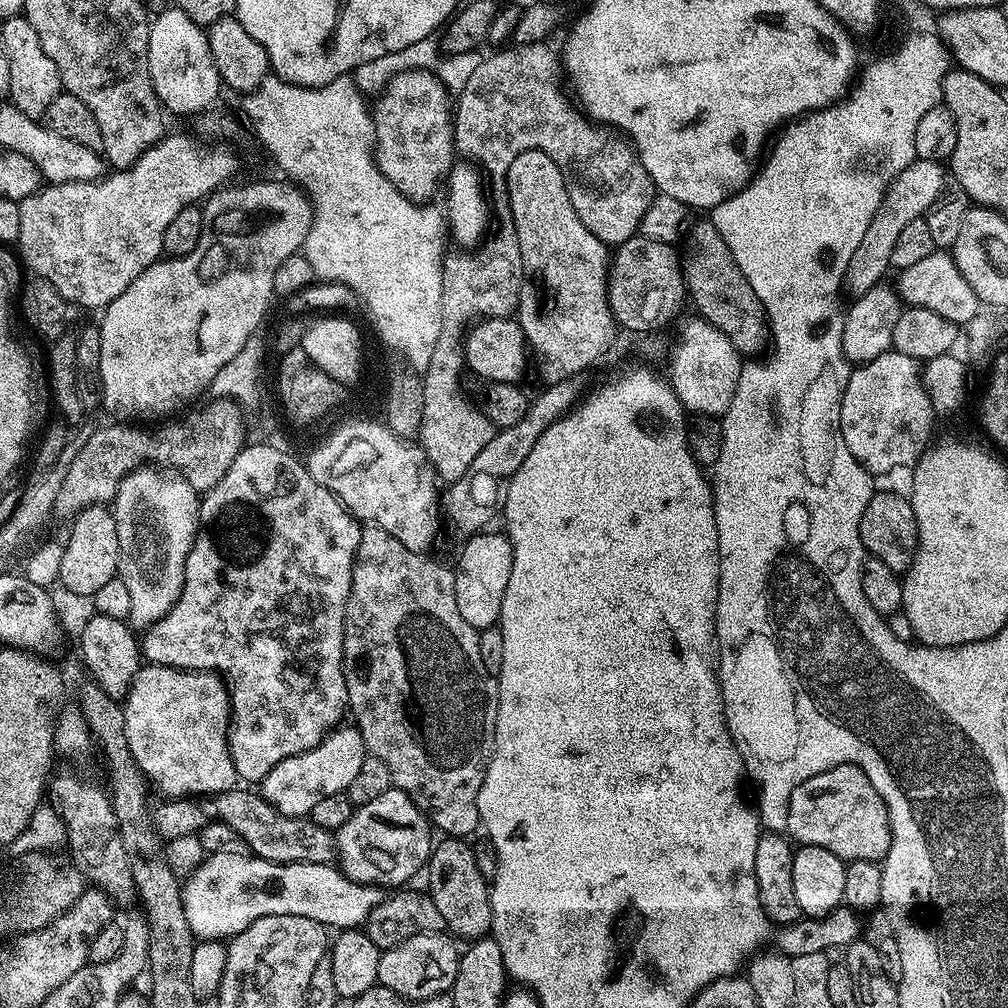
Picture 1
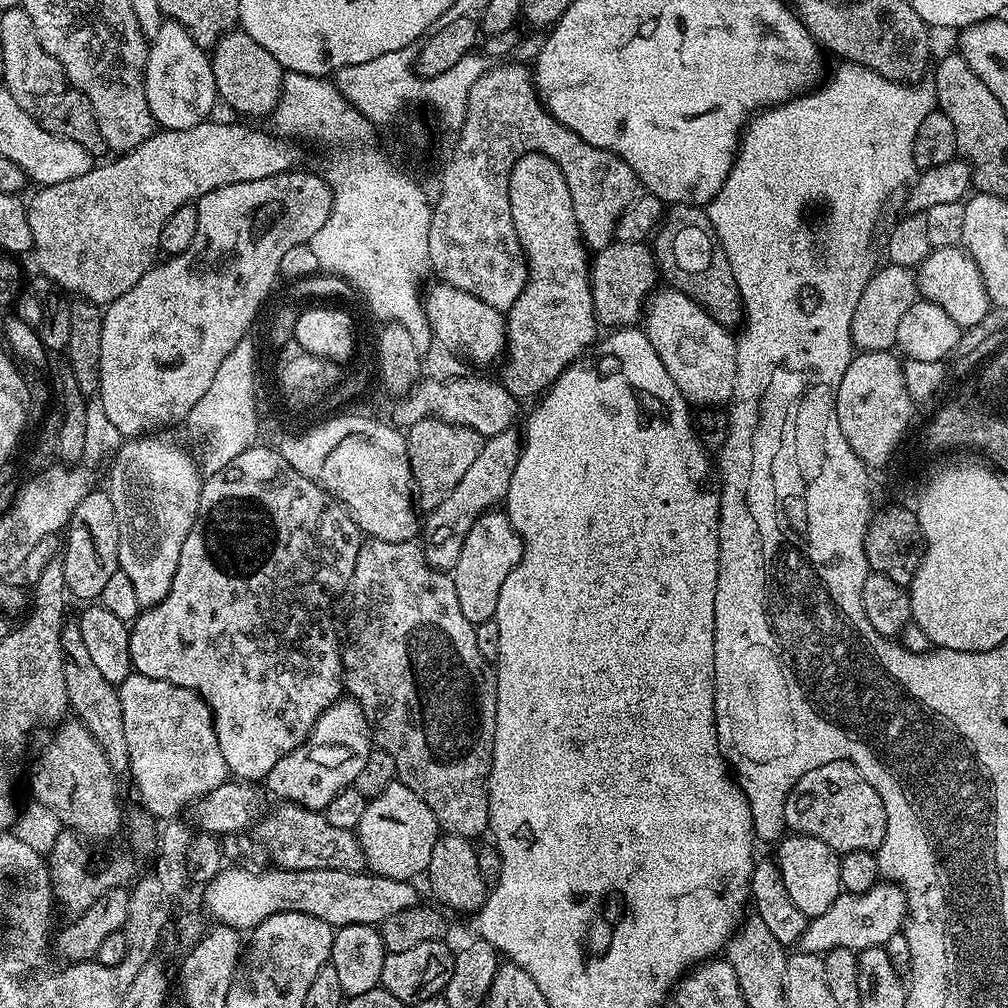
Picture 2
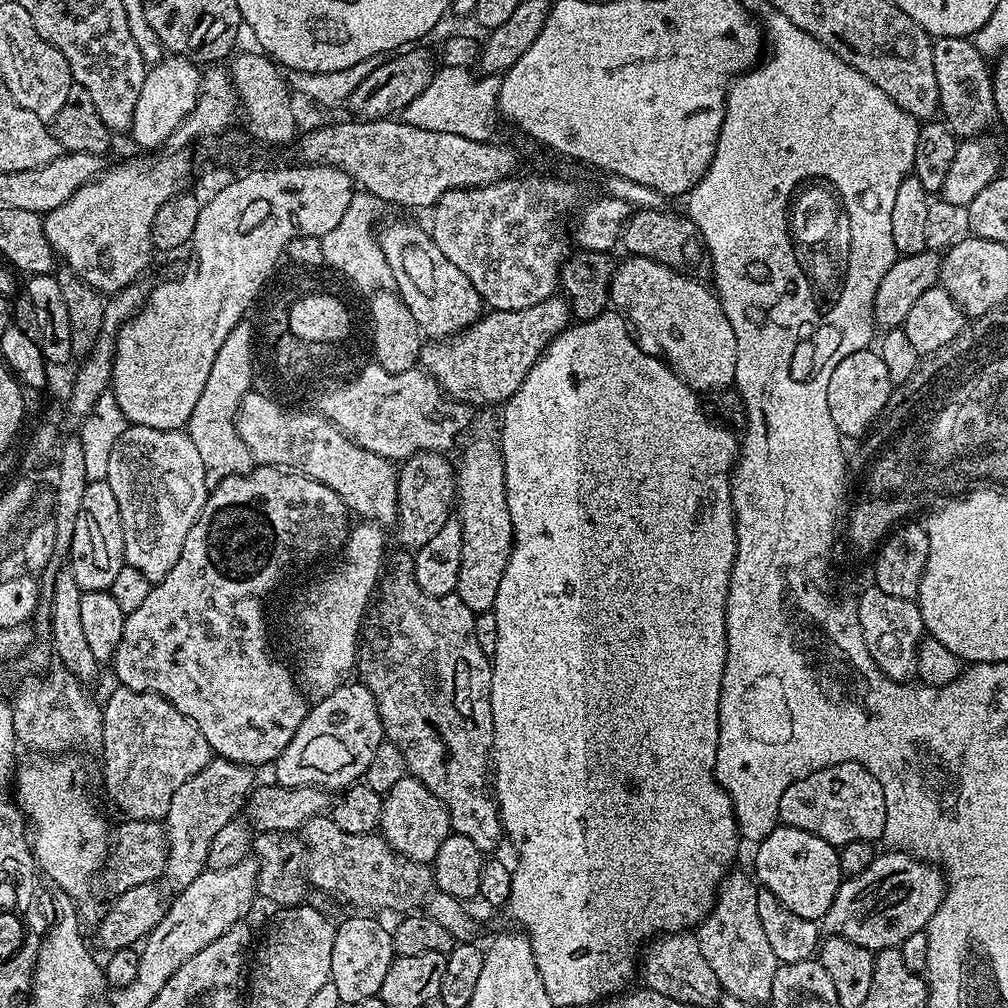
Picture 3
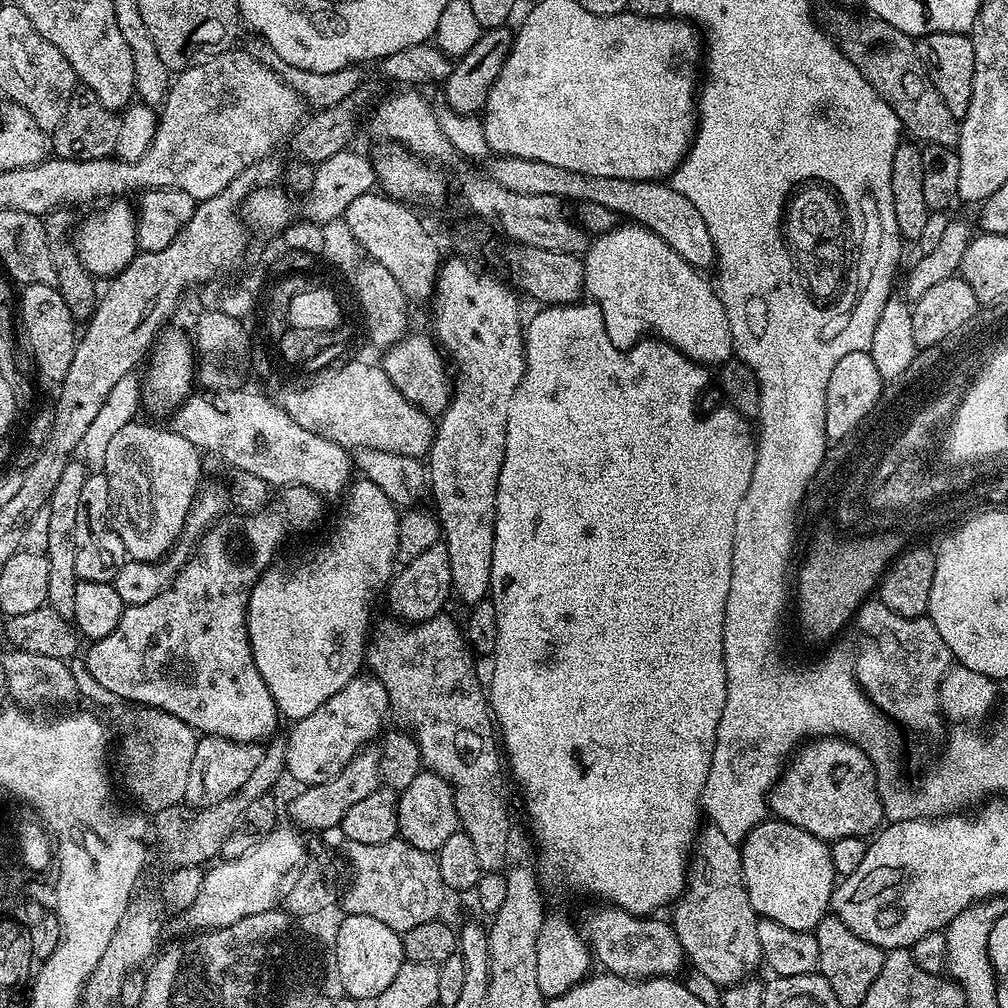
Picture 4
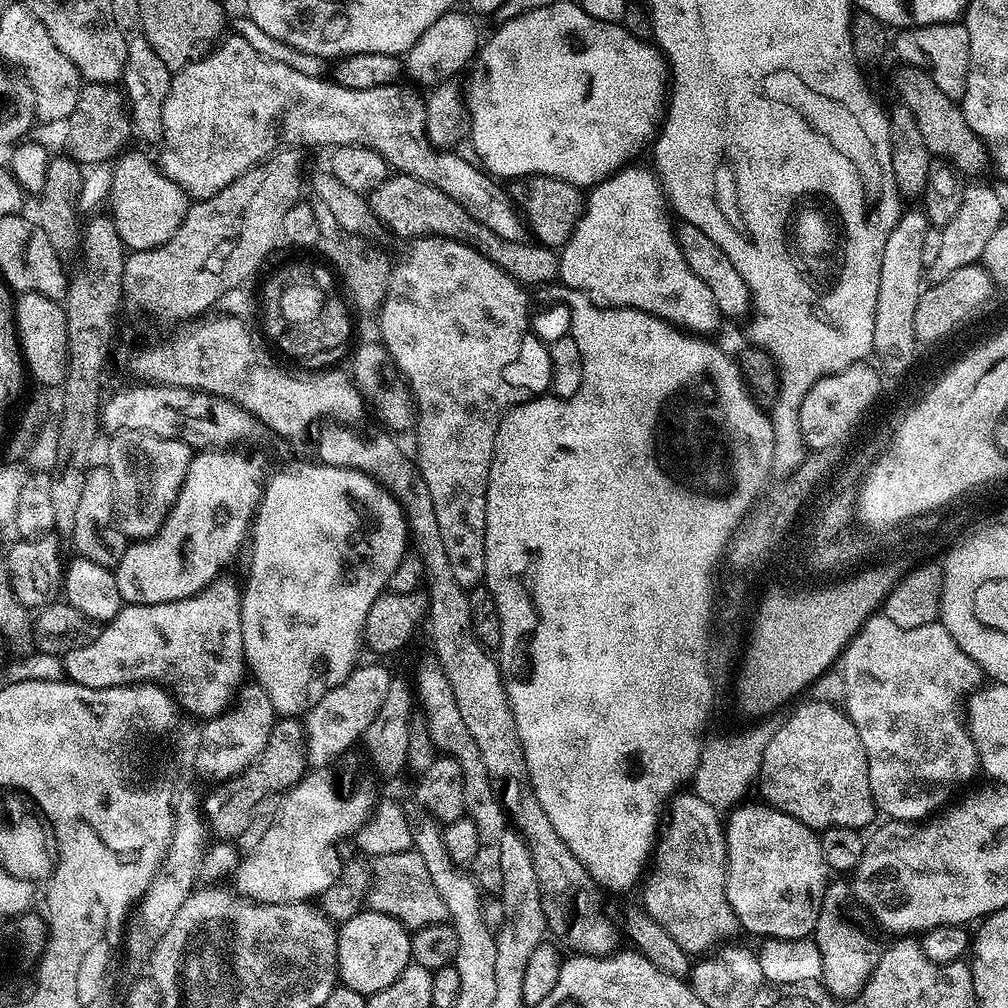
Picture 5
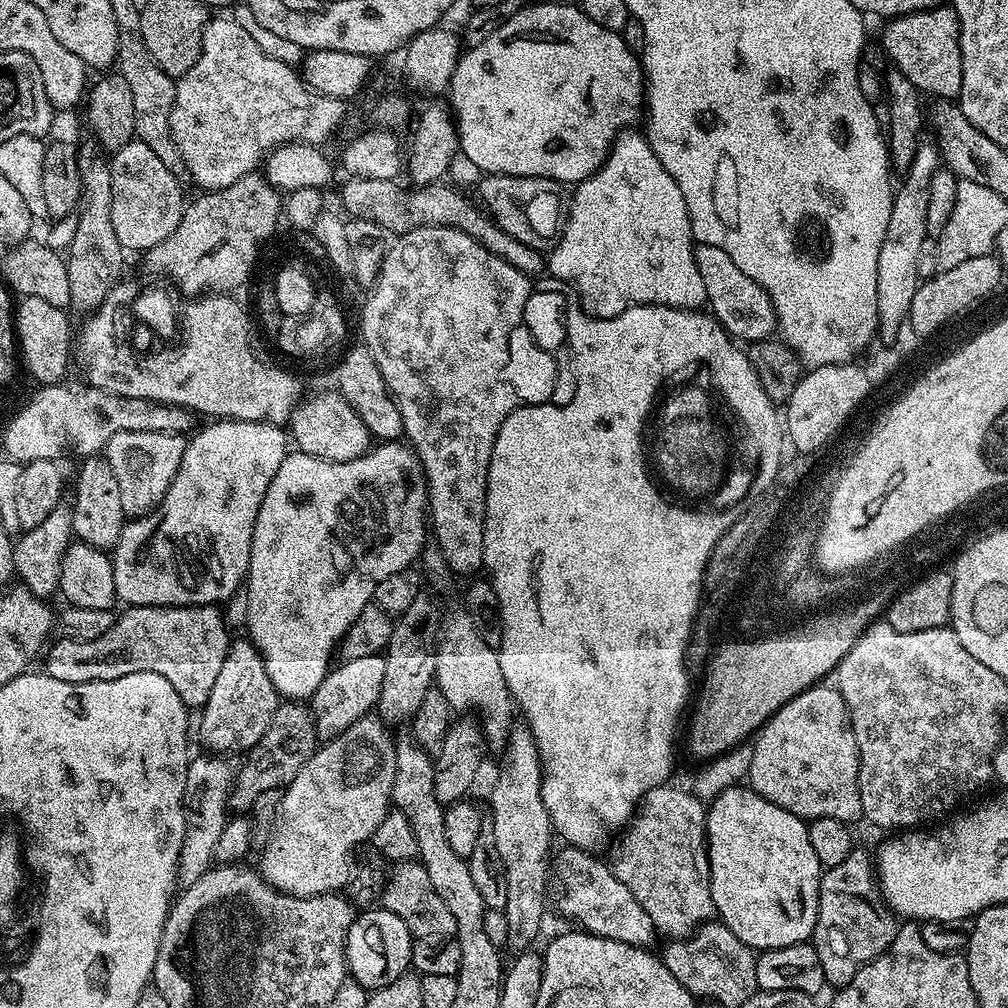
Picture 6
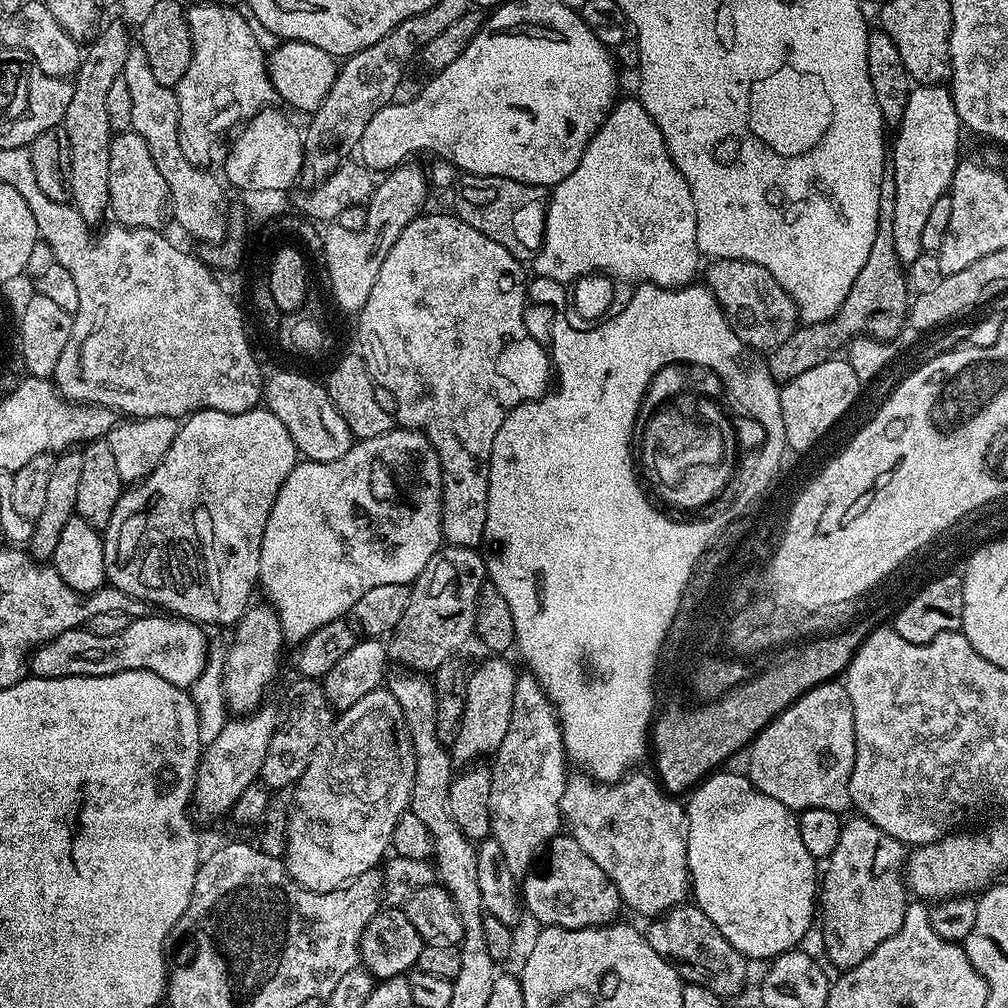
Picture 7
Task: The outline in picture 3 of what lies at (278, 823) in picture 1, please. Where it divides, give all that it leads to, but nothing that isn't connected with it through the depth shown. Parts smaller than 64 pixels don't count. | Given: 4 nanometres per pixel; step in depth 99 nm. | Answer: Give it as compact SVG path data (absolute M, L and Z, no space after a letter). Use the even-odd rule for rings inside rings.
M325 814L310 818L302 829L302 839L306 849L306 876L326 892L341 896L350 904L357 904L357 909L389 908L399 914L412 914L427 901L434 888L432 869L429 865L419 864L402 854L398 854L379 834L346 834L333 822L331 815Z

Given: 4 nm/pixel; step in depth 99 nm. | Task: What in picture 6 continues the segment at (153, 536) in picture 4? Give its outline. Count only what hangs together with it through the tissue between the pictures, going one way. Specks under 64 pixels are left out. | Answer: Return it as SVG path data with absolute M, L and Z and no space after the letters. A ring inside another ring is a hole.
M126 430L110 438L106 455L118 478L118 494L122 497L125 517L144 516L160 503L174 474L178 472L187 445L188 440L179 432Z

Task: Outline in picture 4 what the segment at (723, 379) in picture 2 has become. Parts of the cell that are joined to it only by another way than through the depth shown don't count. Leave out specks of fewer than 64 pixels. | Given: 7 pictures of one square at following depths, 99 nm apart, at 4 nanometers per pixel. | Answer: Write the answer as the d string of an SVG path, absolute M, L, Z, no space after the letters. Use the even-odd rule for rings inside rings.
M621 222L616 228L597 235L583 253L584 291L591 303L602 310L606 334L615 348L627 350L649 336L674 346L686 359L705 366L719 366L733 359L732 335L720 293L703 280L658 234L635 222Z

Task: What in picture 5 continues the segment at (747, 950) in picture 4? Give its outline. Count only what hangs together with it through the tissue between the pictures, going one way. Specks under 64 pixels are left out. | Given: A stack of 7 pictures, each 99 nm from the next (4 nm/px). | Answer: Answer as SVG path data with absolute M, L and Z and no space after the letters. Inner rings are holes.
M684 790L672 797L666 812L666 825L656 841L654 859L646 876L643 911L653 916L689 954L708 954L731 941L735 932L741 931L740 919L734 914L726 898L726 878L728 877L728 838L721 813L710 802L702 802L695 791Z

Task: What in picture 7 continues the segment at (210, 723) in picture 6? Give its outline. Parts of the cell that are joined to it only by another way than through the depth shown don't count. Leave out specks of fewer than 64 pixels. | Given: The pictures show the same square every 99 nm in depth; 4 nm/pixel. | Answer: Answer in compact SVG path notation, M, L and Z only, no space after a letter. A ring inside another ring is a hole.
M267 602L253 603L244 611L243 616L236 621L234 631L236 637L232 640L232 645L227 645L224 653L224 697L228 703L229 713L247 714L256 711L265 703L264 691L272 684L272 679L276 676L276 658L280 647L285 647L286 641L280 630L280 619L278 614Z

